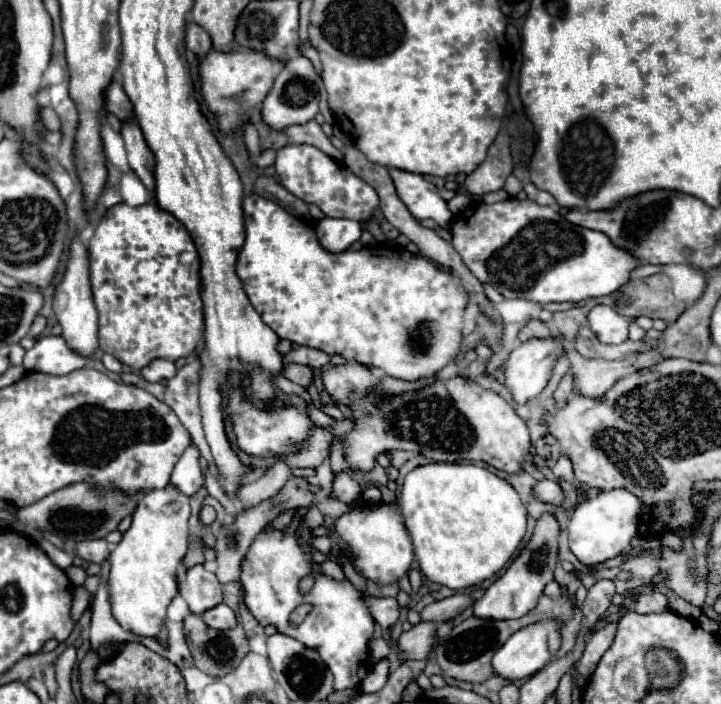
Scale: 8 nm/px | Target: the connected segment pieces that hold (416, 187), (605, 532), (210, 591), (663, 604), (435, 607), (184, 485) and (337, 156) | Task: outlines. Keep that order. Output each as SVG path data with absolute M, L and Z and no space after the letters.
M390 169L392 181L396 185L398 197L404 201L408 211L418 219L434 219L444 227L446 231L452 229L454 215L448 211L446 201L438 195L438 187L430 181L426 181L418 173L402 171L402 169Z
M628 489L588 493L586 499L578 503L572 511L572 519L568 525L570 551L582 565L598 565L620 555L630 547L630 541L640 535L638 531L640 515L642 515L642 501Z
M204 565L182 571L178 577L178 591L196 615L222 603L222 585L214 573L204 569Z
M650 591L650 593L646 593L646 595L638 595L628 606L629 607L625 607L625 613L626 608L627 612L634 611L634 613L662 613L662 611L670 609L670 607L668 607L668 597L666 597L664 593L658 593L658 591Z
M456 593L448 599L442 599L442 601L434 601L432 605L424 607L424 611L420 613L422 615L422 621L434 621L434 623L444 623L444 621L450 621L454 617L458 617L468 605L472 605L474 599L470 595L462 595L462 593Z
M188 447L174 467L170 483L184 495L196 493L204 481L200 465L198 465L198 457L200 457L200 453L196 453L192 447Z
M308 121L308 125L296 125L296 129L288 129L288 139L290 143L306 143L312 145L316 149L320 149L322 153L326 153L328 157L332 157L334 161L342 161L342 151L338 151L328 137L324 137L322 127L316 121Z

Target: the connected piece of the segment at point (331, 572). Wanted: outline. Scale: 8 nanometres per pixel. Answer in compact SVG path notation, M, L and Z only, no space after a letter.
M326 560L318 569L335 580L341 581L345 578L342 568L335 561Z

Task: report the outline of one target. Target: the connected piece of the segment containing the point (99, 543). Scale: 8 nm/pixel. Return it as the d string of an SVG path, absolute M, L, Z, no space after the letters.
M94 539L94 541L82 541L76 547L76 553L90 563L104 563L110 557L110 547L104 539Z

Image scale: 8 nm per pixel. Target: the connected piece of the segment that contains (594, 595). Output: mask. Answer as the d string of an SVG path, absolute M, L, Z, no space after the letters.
M600 579L588 589L588 597L582 603L582 629L592 631L594 623L612 605L614 593L616 593L616 585L610 579Z

